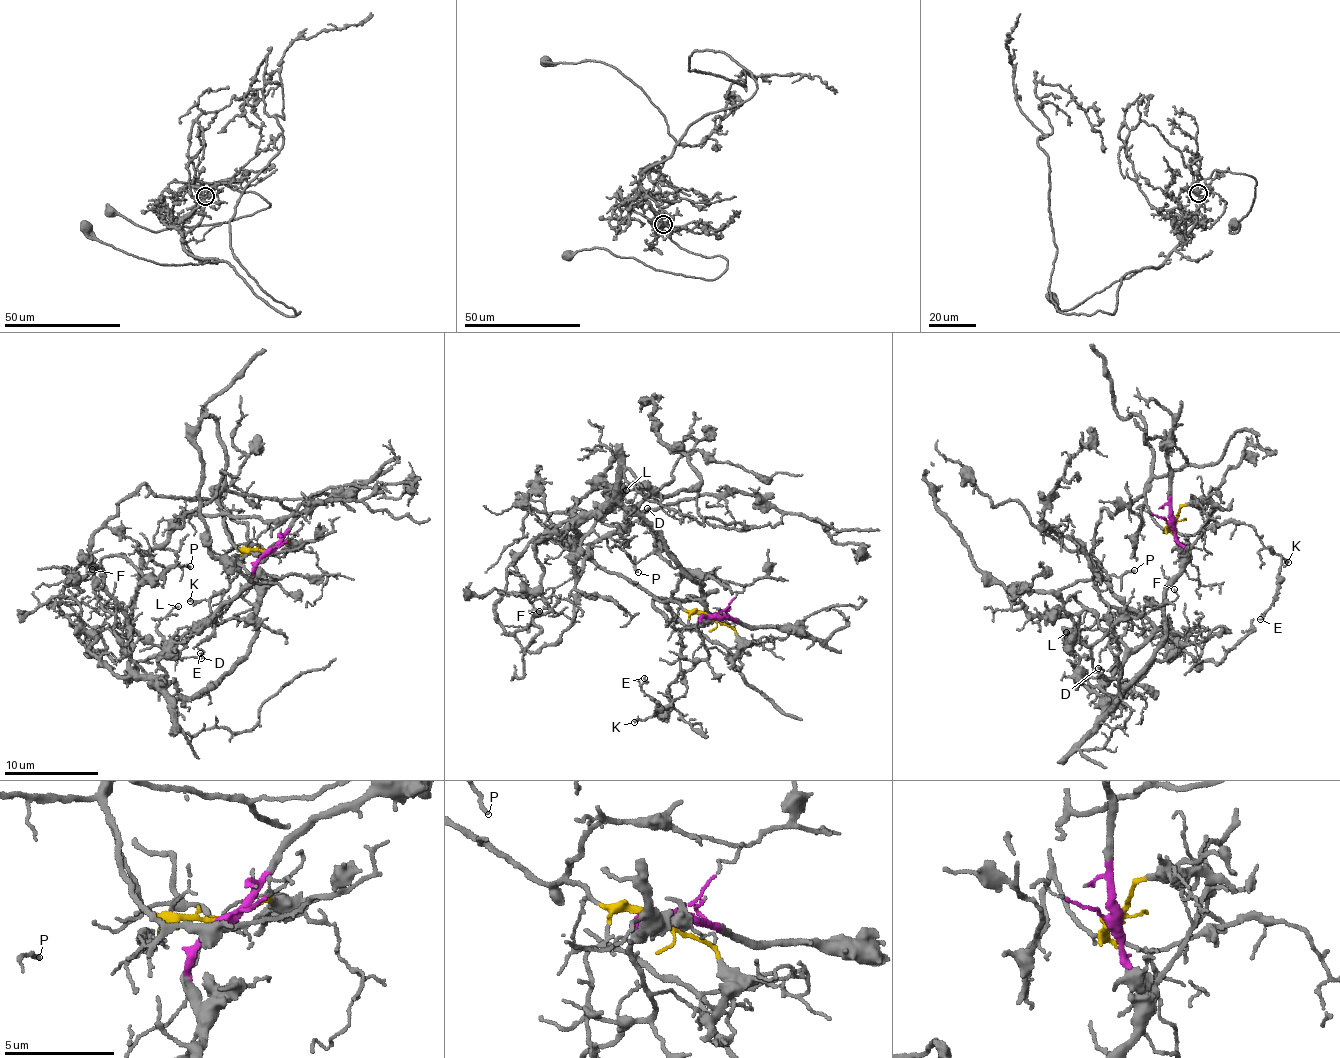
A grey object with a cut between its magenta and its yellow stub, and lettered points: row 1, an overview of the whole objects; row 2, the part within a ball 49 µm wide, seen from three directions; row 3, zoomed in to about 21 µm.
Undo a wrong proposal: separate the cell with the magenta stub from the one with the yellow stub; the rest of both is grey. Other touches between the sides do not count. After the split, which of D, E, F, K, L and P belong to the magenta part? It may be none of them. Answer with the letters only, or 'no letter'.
D, L, P

